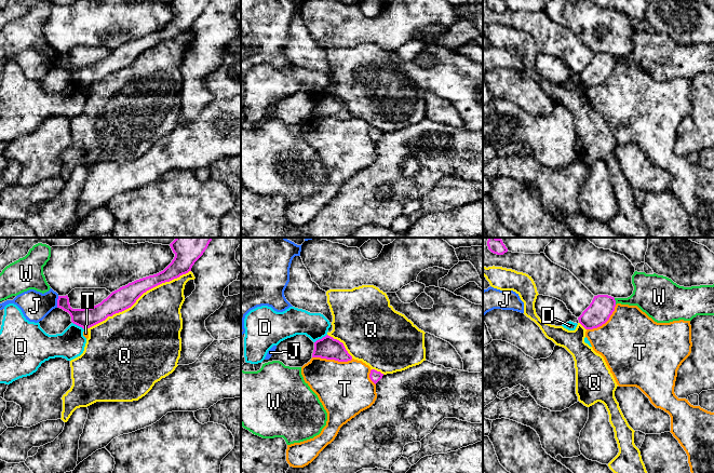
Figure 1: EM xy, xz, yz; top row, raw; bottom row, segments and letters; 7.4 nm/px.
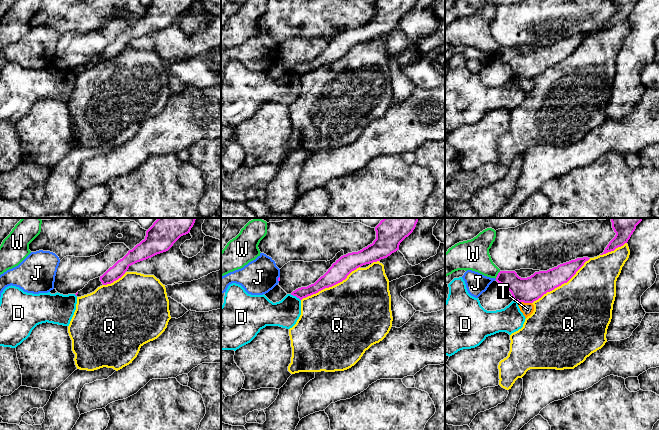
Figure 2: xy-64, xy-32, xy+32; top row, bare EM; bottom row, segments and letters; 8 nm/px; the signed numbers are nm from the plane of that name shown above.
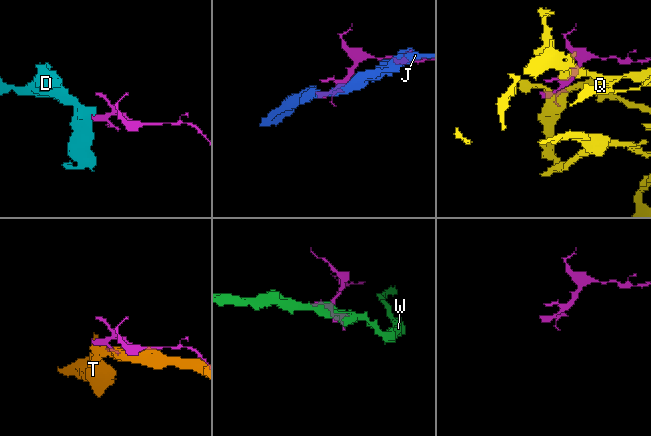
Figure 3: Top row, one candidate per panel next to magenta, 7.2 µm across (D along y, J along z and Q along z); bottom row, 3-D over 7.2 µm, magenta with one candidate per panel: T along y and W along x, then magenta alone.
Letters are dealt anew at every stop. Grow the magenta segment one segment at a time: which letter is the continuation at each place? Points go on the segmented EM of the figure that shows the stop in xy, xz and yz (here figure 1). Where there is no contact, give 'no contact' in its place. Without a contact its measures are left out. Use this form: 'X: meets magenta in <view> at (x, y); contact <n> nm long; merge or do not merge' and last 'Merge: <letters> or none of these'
D: meets magenta in xz at (320, 339); contact 120 nm long; do not merge
J: meets magenta in xy at (57, 301); contact 90 nm long; do not merge
Q: meets magenta in xy at (138, 297); contact 900 nm long; do not merge
T: meets magenta in xz at (333, 359); contact 300 nm long; do not merge
W: meets magenta in yz at (615, 301); contact 50 nm long; do not merge
Merge: none of these

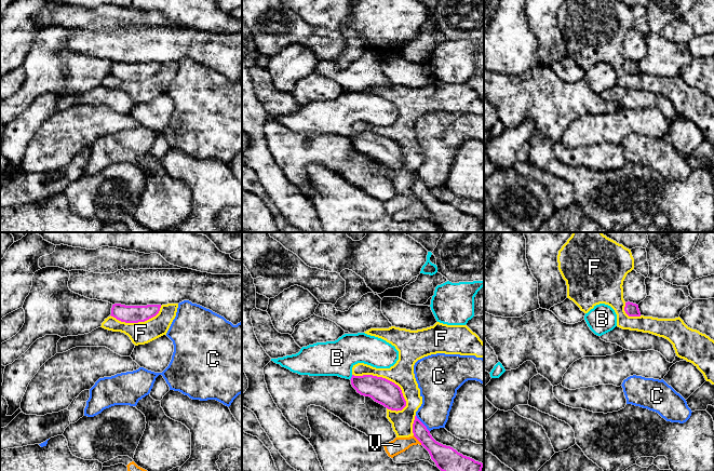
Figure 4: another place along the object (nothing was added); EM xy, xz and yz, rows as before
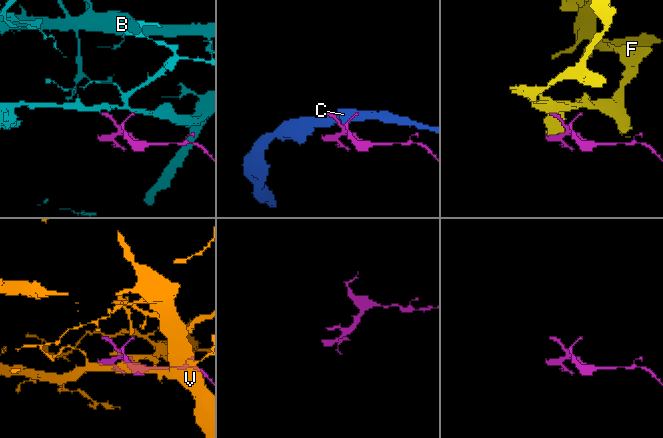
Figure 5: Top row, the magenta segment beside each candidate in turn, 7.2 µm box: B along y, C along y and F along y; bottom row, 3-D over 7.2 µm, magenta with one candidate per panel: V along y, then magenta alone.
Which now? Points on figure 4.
B: meets magenta in xz at (351, 377); contact 40 nm long; merge
C: meets magenta in xz at (422, 424); contact 160 nm long; do not merge
F: meets magenta in xz at (385, 378); contact 480 nm long; do not merge
V: meets magenta in xz at (417, 439); contact 100 nm long; do not merge
Merge: B

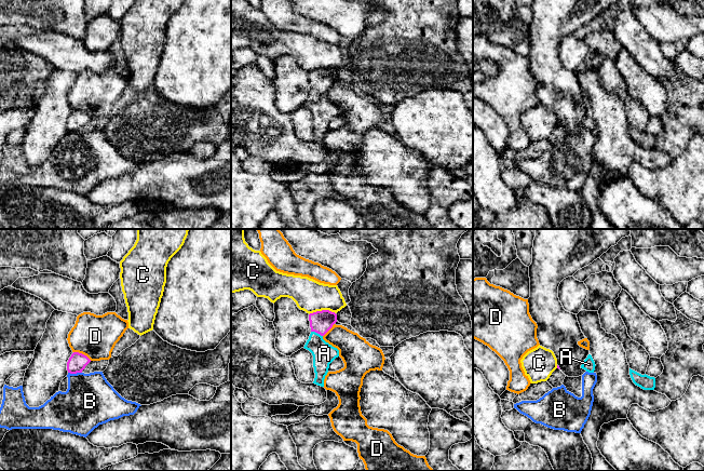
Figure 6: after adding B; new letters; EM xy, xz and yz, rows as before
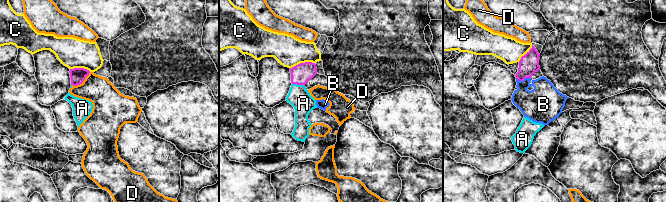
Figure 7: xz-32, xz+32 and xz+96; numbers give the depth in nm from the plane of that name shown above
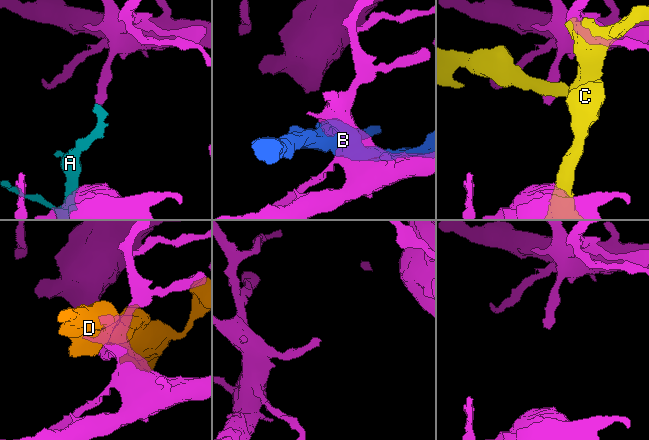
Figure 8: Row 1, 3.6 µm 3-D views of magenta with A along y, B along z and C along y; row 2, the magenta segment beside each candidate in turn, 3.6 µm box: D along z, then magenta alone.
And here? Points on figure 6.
A: meets magenta in xz at (316, 332); contact 100 nm long; merge
B: meets magenta in xy at (75, 373); contact 100 nm long; do not merge
C: meets magenta in xz at (322, 310); contact 200 nm long; do not merge
D: meets magenta in xy at (81, 353); contact 150 nm long; do not merge
Merge: A

